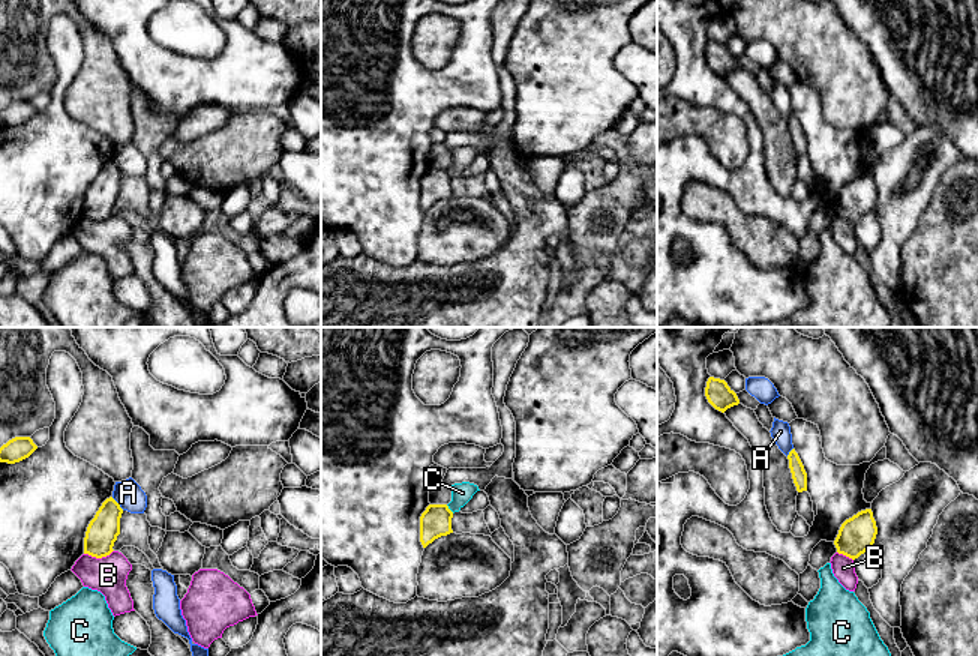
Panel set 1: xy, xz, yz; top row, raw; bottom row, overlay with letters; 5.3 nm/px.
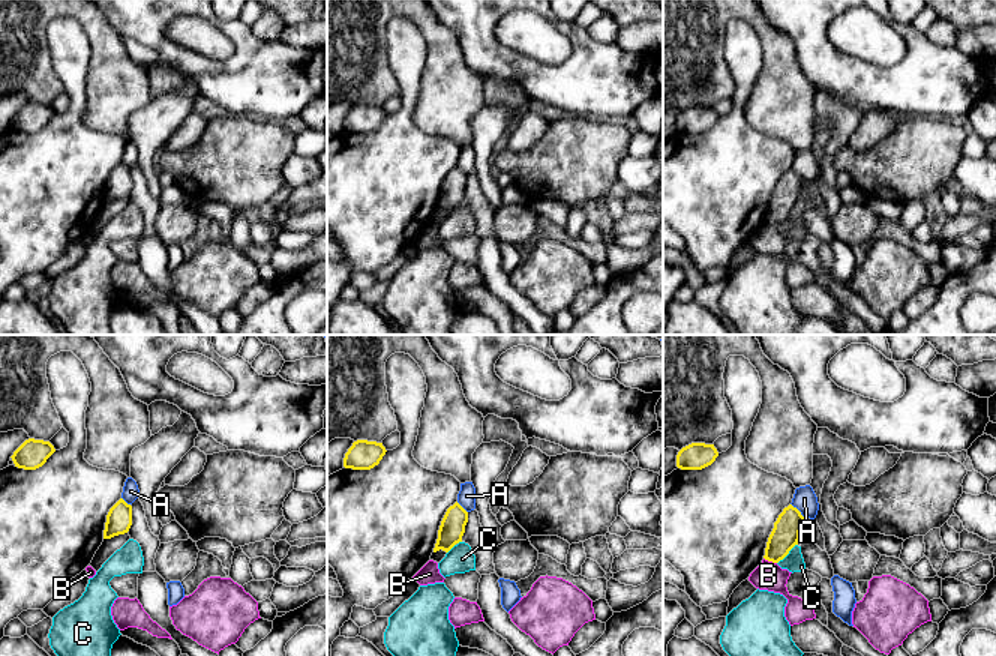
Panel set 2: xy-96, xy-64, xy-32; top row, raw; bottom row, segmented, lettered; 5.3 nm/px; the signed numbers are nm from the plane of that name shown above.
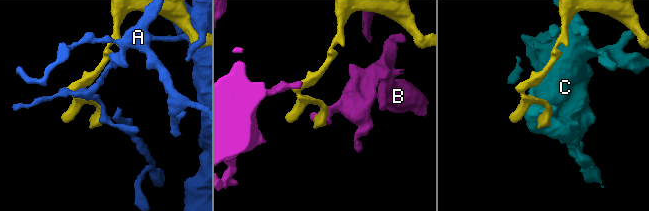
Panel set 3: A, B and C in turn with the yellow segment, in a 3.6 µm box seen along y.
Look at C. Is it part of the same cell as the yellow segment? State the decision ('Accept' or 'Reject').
Reject

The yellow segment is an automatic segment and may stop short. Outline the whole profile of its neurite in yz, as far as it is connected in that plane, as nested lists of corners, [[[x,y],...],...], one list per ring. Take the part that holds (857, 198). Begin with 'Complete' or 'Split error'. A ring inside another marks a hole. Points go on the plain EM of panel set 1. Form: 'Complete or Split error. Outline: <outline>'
Complete. Outline: [[[866,173],[846,183],[834,204],[838,218],[852,224],[872,213],[878,198],[872,173]]]

